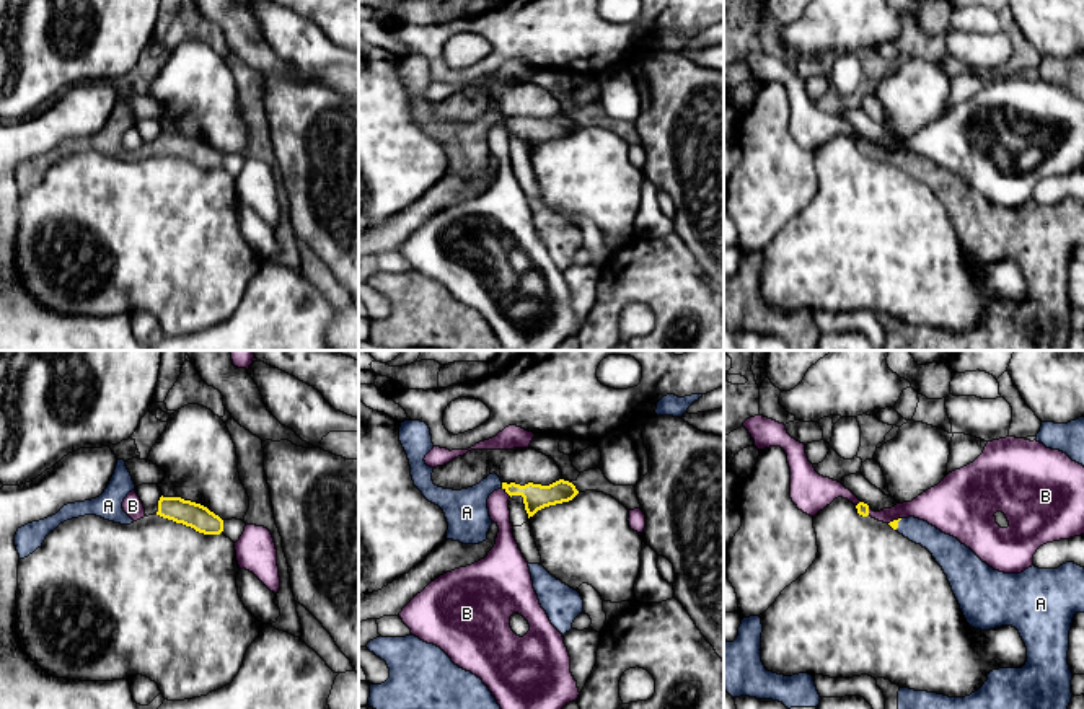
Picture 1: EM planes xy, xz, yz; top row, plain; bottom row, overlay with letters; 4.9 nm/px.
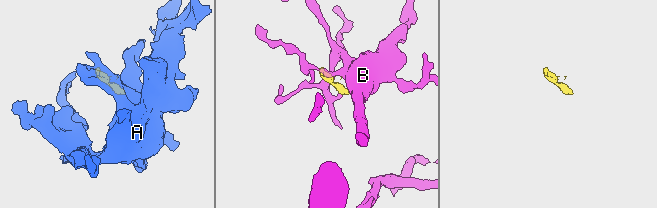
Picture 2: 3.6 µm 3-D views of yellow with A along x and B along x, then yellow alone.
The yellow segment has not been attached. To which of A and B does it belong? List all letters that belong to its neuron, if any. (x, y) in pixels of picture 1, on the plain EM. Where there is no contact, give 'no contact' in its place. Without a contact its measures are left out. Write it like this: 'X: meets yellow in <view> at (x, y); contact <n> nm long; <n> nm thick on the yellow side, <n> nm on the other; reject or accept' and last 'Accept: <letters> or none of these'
A: meets yellow in xz at (502, 121); contact 30 nm long; 130 nm thick on the yellow side, 220 nm on the other; accept
B: meets yellow in xz at (507, 127); contact 60 nm long; 130 nm thick on the yellow side, 110 nm on the other; reject
Accept: A

